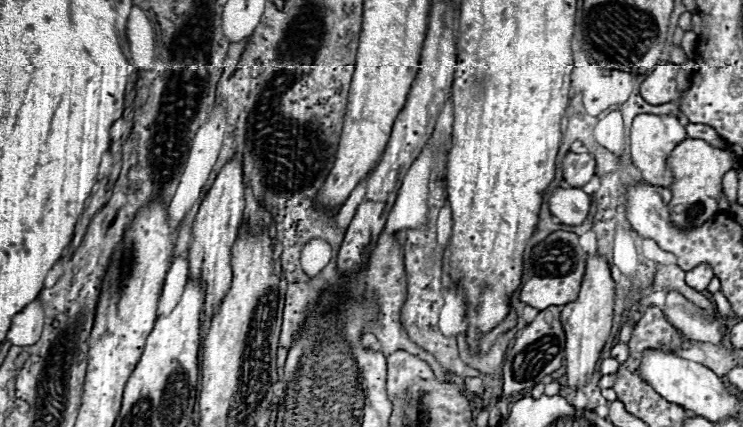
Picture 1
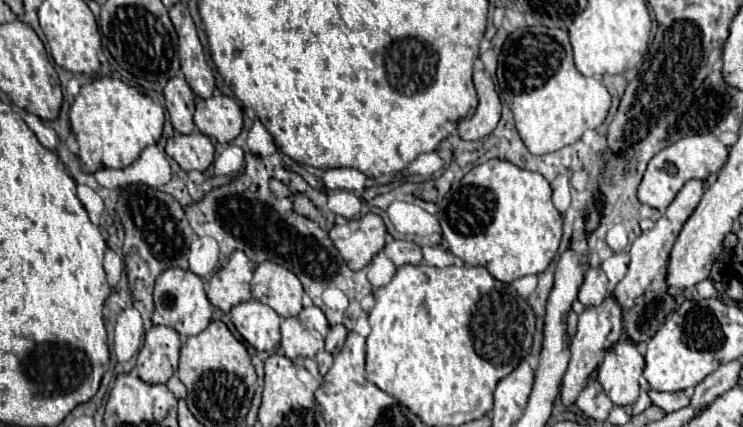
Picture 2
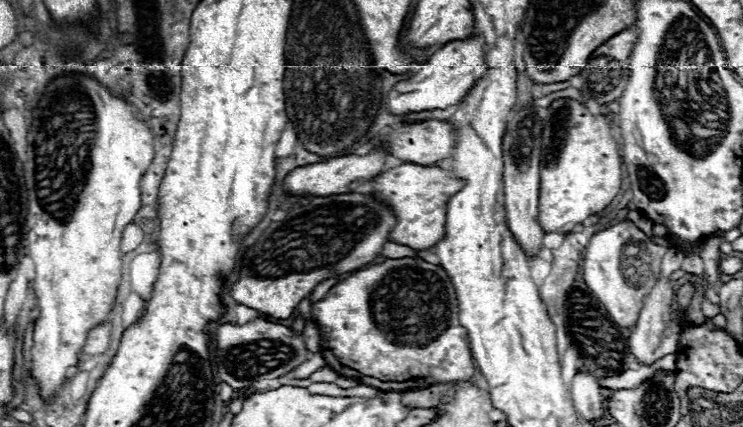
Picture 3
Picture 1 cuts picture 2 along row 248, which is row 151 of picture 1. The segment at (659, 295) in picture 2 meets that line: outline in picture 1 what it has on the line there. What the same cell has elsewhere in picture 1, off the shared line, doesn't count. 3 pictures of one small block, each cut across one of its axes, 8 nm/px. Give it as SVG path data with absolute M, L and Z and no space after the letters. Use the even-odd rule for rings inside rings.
M638 114L630 132L630 154L634 166L642 172L642 180L652 186L670 186L672 174L666 166L668 154L686 140L686 130L676 116L656 116L656 114Z

